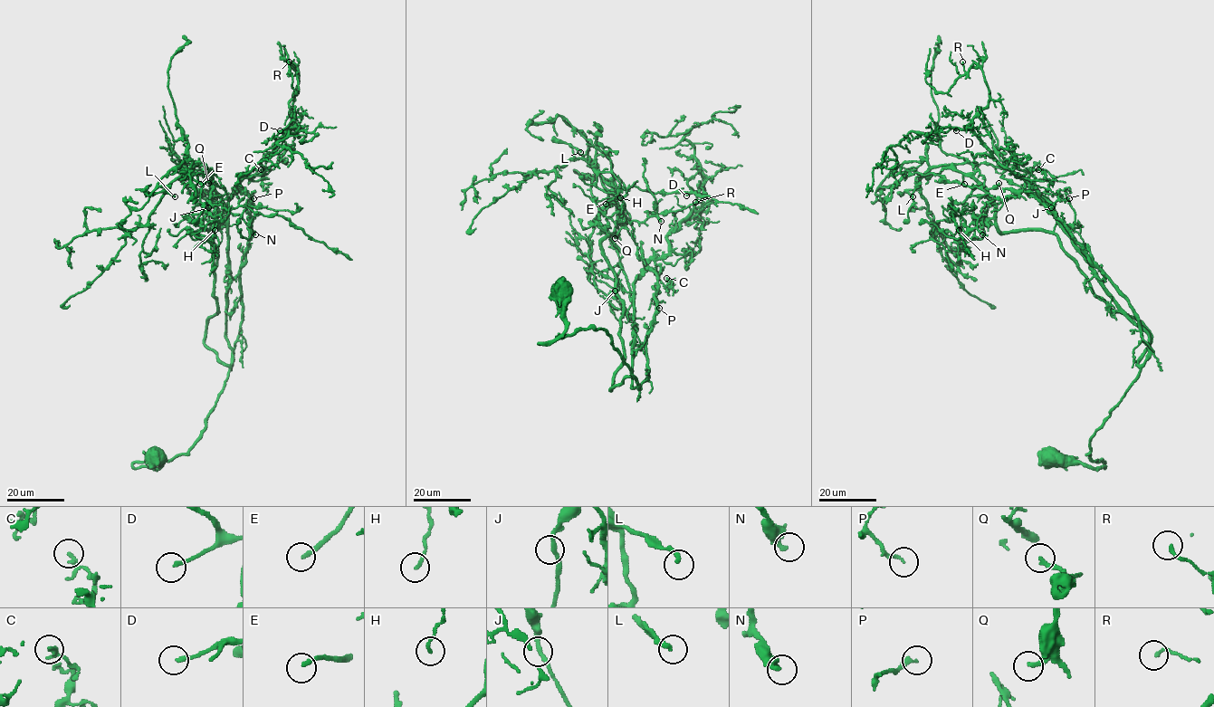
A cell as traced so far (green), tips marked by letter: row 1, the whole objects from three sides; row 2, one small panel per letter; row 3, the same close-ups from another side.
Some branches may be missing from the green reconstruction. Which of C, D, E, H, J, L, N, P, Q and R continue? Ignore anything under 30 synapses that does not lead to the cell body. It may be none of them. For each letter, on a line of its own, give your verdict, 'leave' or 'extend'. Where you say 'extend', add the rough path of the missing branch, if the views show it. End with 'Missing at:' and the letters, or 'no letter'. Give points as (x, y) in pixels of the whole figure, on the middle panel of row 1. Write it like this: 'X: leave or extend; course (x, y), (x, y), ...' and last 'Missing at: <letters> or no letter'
C: leave
D: leave
E: extend; course (606, 204), (597, 201), (589, 193), (596, 187), (596, 182), (587, 159), (586, 163)
H: leave
J: leave
L: leave
N: leave
P: leave
Q: leave
R: leave
Missing at: E

